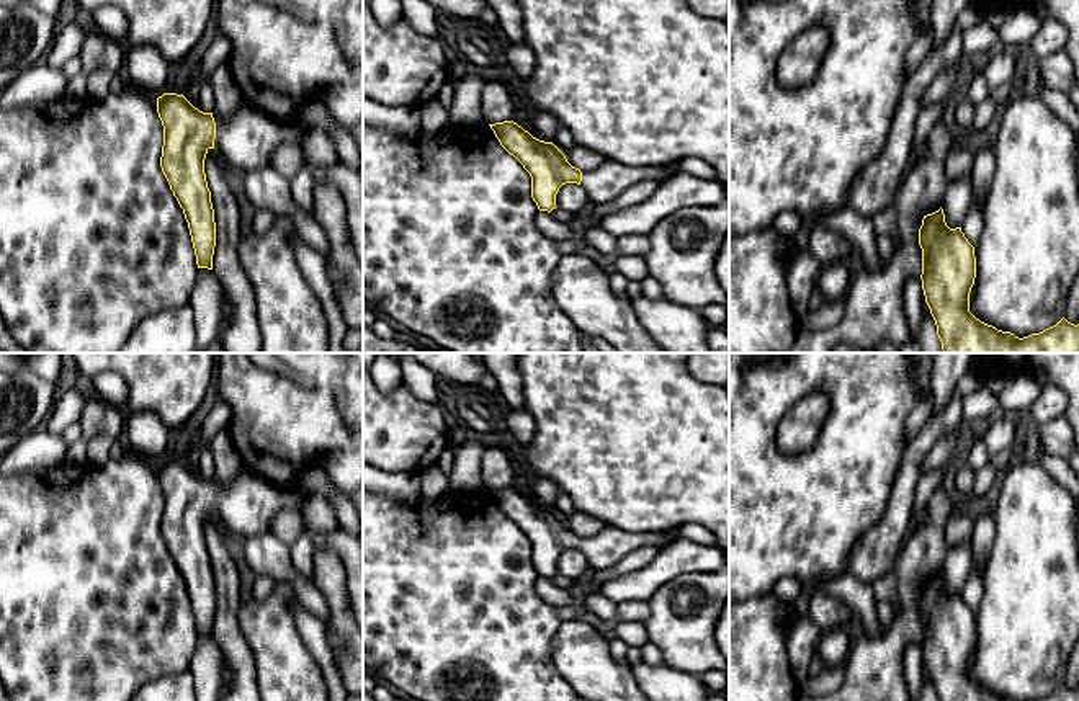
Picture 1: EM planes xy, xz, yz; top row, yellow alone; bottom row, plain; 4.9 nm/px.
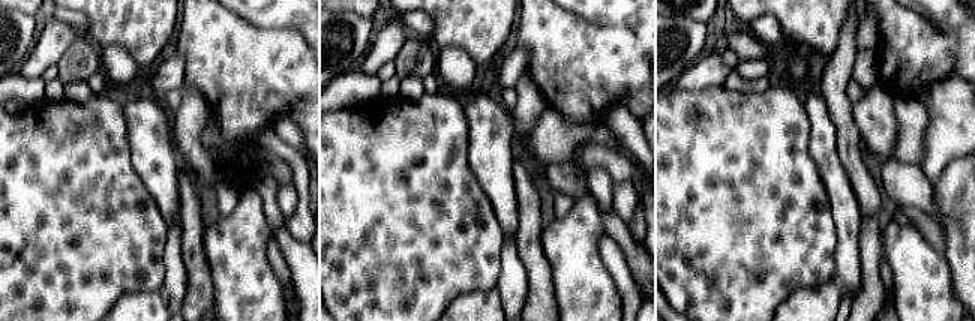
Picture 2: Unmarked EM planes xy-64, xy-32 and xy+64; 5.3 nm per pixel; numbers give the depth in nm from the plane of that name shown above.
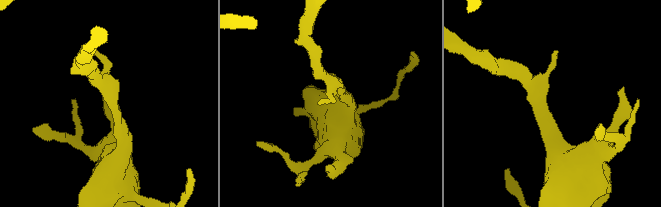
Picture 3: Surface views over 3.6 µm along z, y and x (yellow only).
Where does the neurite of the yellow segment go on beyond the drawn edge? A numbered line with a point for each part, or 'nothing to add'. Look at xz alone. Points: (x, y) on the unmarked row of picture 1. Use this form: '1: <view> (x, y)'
1: xz (607, 548)

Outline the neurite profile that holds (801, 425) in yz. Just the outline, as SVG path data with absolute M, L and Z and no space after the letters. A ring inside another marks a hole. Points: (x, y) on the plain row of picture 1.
M811 392L798 400L781 418L777 433L778 449L785 454L799 454L811 449L824 430L829 417L829 397Z

